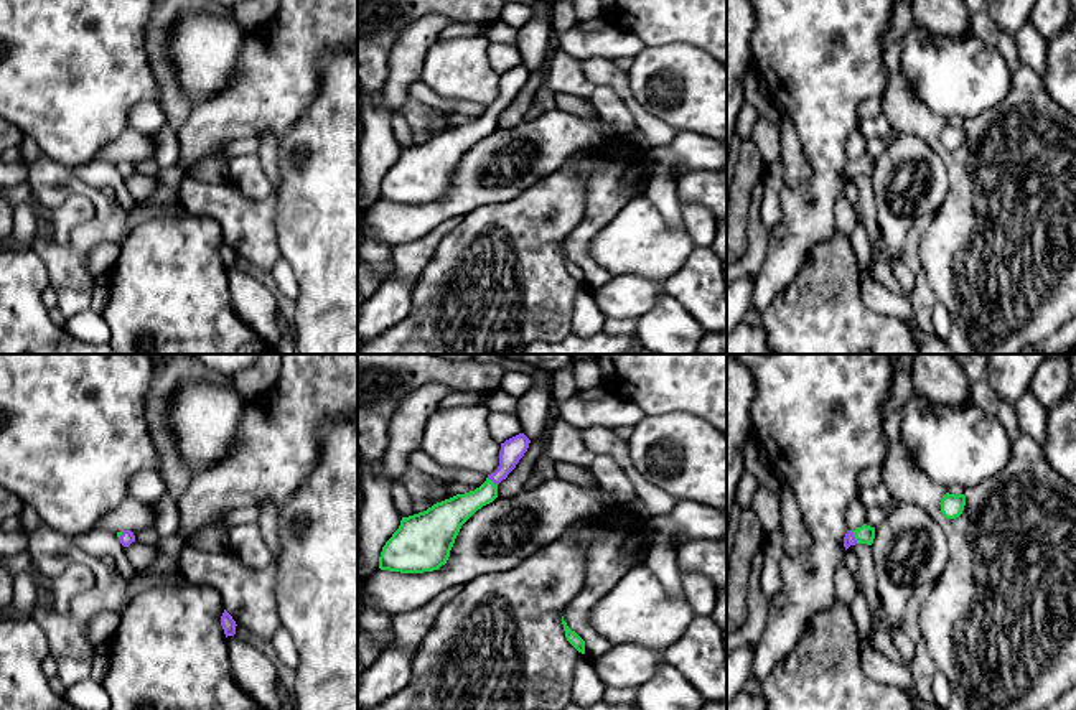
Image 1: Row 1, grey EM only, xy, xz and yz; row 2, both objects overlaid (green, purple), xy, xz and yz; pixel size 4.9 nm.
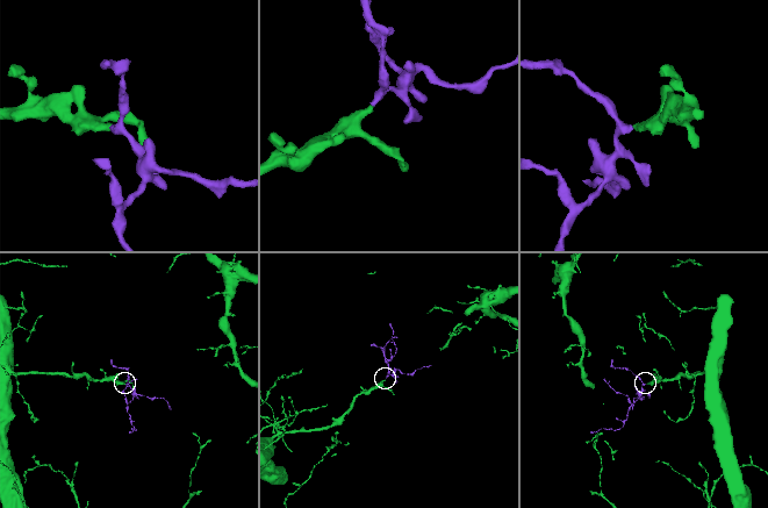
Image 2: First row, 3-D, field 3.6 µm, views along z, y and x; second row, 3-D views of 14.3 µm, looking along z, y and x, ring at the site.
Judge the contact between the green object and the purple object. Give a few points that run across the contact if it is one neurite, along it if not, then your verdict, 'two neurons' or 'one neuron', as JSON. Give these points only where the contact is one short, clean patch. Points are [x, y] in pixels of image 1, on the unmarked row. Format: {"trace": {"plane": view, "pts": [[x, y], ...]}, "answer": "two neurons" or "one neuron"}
{"trace": {"plane": "yz", "pts": [[865, 165], [856, 168], [849, 170]]}, "answer": "one neuron"}

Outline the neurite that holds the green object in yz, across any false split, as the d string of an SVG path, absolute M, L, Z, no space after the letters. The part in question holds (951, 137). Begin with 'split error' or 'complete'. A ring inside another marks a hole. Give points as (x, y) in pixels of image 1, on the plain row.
complete | M946 124L941 130L941 143L946 150L956 150L962 145L966 137L964 125L949 125Z

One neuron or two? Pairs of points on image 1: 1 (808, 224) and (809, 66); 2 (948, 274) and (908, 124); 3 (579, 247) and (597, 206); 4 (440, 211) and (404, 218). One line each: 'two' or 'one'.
1: one
2: one
3: one
4: one

